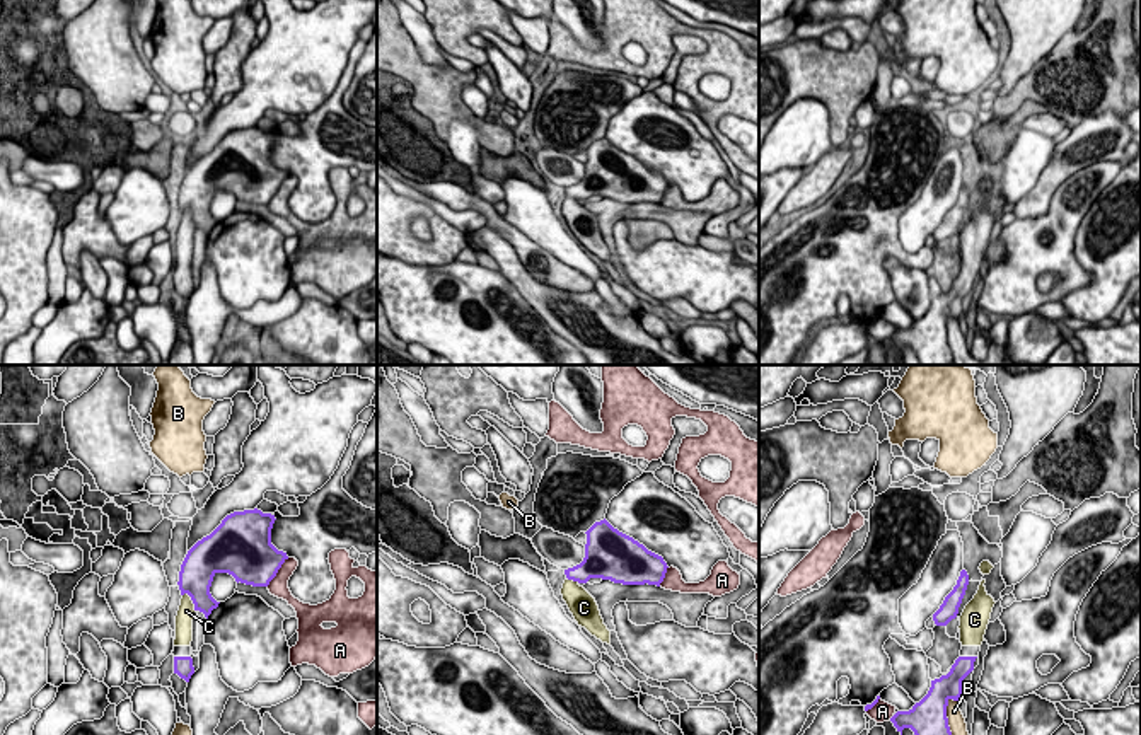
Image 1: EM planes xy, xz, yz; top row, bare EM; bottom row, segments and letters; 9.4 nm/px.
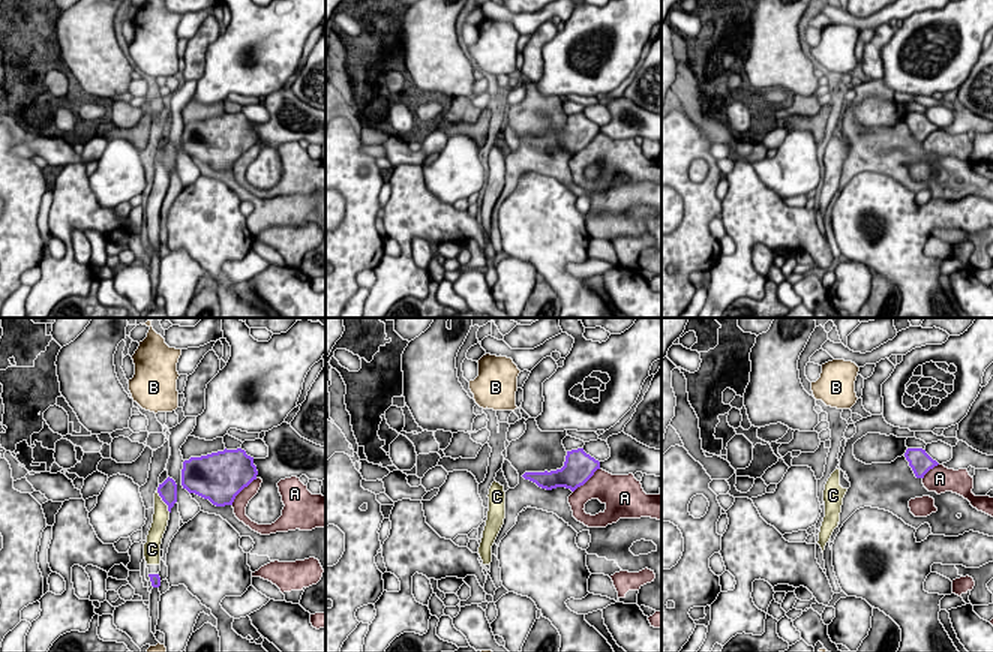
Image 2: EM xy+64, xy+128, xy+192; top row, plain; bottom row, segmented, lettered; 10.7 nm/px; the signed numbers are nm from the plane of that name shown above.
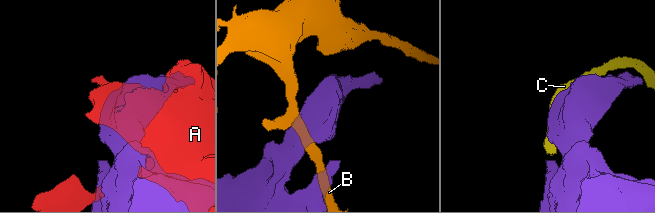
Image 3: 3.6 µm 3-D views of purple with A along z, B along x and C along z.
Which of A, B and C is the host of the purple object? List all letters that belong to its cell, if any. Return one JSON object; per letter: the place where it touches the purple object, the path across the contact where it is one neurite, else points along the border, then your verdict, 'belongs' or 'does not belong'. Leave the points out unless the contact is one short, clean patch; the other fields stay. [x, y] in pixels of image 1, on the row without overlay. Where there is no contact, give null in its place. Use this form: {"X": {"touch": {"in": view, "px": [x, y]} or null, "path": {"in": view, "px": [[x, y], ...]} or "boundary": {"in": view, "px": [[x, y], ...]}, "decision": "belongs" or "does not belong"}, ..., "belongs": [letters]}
{"A": {"touch": {"in": "xy", "px": [277, 190]}, "decision": "does not belong"}, "B": {"touch": {"in": "yz", "px": [947, 340]}, "decision": "does not belong"}, "C": {"touch": {"in": "xy", "px": [193, 220]}, "decision": "belongs"}, "belongs": ["C"]}

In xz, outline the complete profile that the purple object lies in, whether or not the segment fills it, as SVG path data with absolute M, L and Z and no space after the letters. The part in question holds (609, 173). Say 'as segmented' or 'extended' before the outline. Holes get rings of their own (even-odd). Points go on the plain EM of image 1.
extended | M605 136L595 140L585 152L585 176L580 182L565 188L561 213L578 244L611 263L611 249L599 223L582 203L590 196L602 196L623 203L660 205L669 184L662 174L614 147Z

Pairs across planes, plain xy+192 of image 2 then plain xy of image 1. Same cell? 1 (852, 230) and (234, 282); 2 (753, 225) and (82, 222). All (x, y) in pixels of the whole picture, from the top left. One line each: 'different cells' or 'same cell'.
1: same cell
2: same cell

